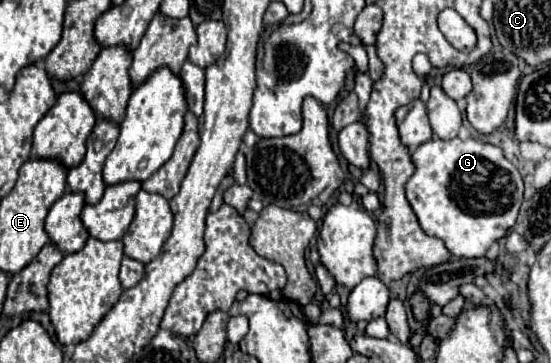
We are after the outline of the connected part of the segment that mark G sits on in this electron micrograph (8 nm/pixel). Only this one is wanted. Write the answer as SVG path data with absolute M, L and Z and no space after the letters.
M430 138L412 152L416 166L406 182L406 198L428 236L440 238L458 258L480 258L514 226L523 201L524 182L498 146L474 138Z

